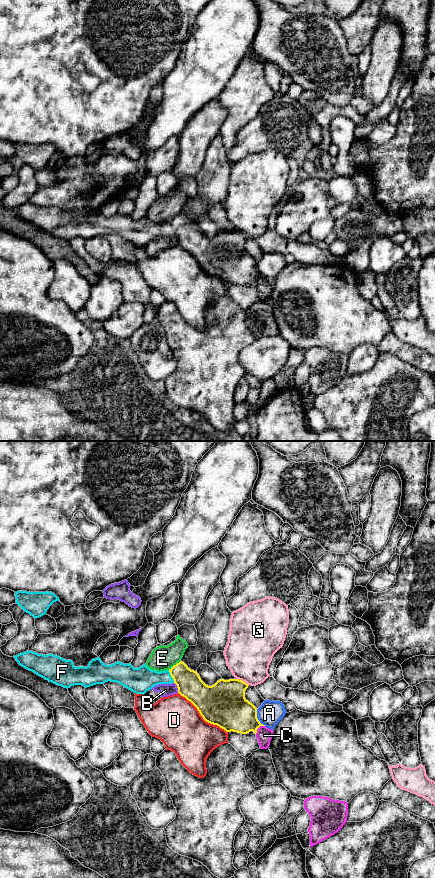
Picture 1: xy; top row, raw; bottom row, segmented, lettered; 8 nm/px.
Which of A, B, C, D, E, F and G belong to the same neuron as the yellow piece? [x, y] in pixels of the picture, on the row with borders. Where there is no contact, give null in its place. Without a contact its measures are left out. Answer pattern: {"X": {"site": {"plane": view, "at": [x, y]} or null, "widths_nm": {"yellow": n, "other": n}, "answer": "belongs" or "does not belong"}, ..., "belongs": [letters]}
{"A": {"site": {"plane": "xy", "at": [257, 718]}, "widths_nm": {"yellow": 320, "other": 190}, "answer": "does not belong"}, "B": {"site": {"plane": "xy", "at": [177, 687]}, "widths_nm": {"yellow": 220, "other": 100}, "answer": "does not belong"}, "C": {"site": {"plane": "xy", "at": [258, 727]}, "widths_nm": {"yellow": 300, "other": 130}, "answer": "does not belong"}, "D": {"site": {"plane": "xy", "at": [201, 715]}, "widths_nm": {"yellow": 360, "other": 380}, "answer": "does not belong"}, "E": {"site": {"plane": "xy", "at": [174, 665]}, "widths_nm": {"yellow": 200, "other": 200}, "answer": "does not belong"}, "F": {"site": {"plane": "xy", "at": [171, 676]}, "widths_nm": {"yellow": 200, "other": 200}, "answer": "belongs"}, "G": {"site": {"plane": "xy", "at": [242, 681]}, "widths_nm": {"yellow": 360, "other": 380}, "answer": "does not belong"}, "belongs": ["F"]}

